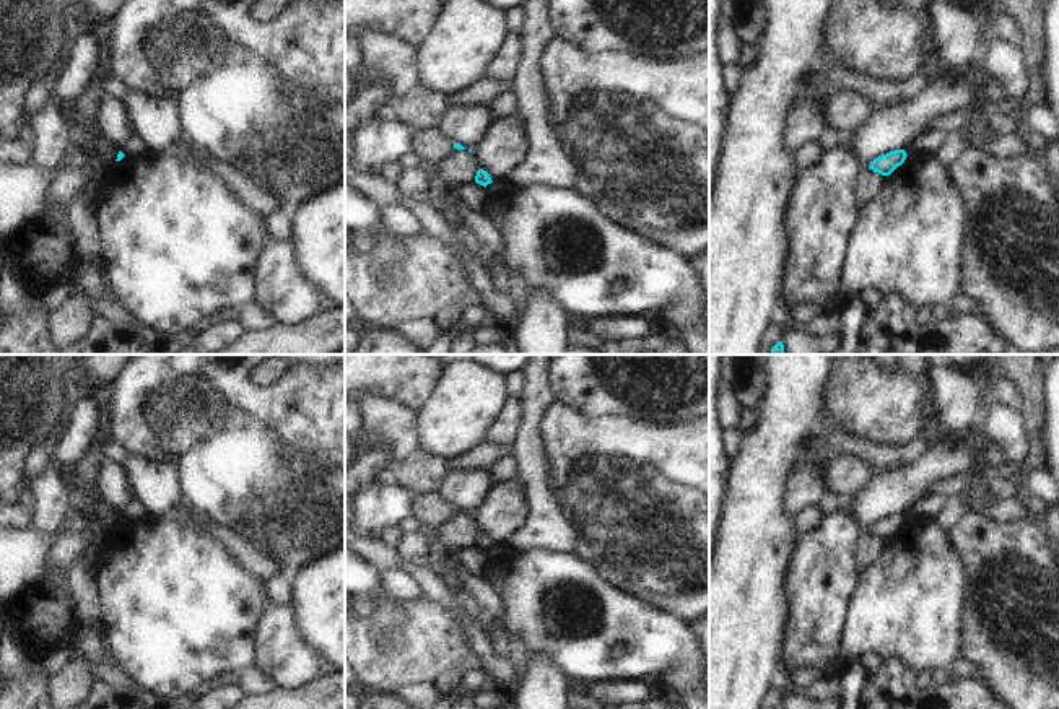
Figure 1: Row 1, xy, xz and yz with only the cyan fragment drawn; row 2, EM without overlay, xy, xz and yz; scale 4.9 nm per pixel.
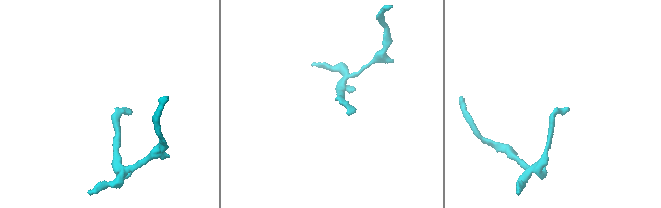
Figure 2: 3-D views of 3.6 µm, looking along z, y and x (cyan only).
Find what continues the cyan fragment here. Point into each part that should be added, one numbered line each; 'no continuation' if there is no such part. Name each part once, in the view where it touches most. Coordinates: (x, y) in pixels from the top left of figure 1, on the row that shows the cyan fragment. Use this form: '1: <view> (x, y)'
no continuation

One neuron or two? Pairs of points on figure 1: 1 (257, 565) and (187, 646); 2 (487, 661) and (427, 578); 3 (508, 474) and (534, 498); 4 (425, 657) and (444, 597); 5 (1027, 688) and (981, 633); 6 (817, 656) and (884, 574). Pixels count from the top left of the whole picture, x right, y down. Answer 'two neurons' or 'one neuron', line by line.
1: two neurons
2: one neuron
3: two neurons
4: two neurons
5: one neuron
6: two neurons

